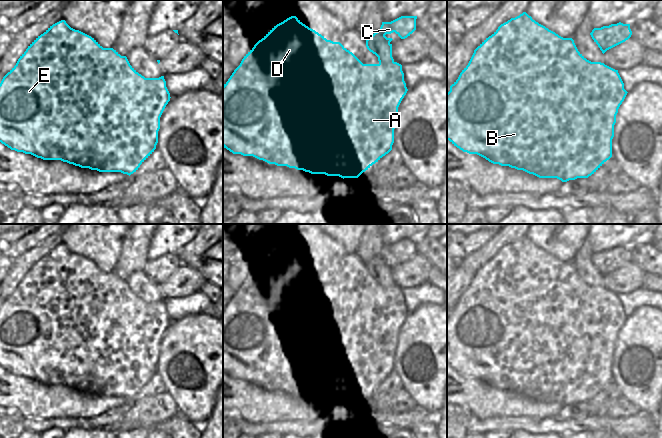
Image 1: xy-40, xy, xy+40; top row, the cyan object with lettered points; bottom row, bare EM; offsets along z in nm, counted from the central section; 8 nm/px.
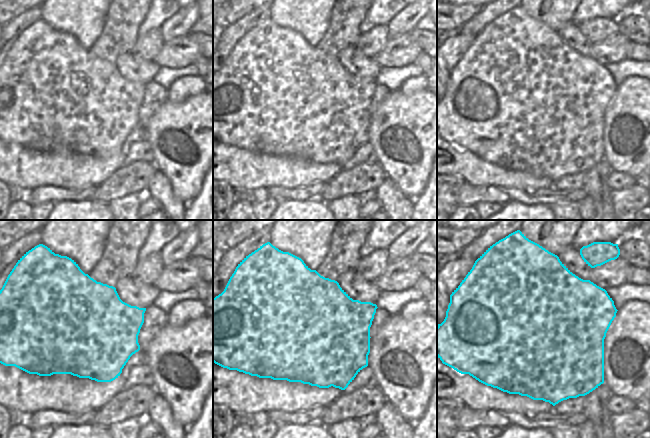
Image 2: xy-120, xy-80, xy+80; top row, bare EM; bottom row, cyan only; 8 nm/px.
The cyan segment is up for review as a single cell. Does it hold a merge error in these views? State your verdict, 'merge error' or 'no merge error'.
merge error

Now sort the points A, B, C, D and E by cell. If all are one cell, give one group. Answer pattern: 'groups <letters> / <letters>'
groups A B D E / C

